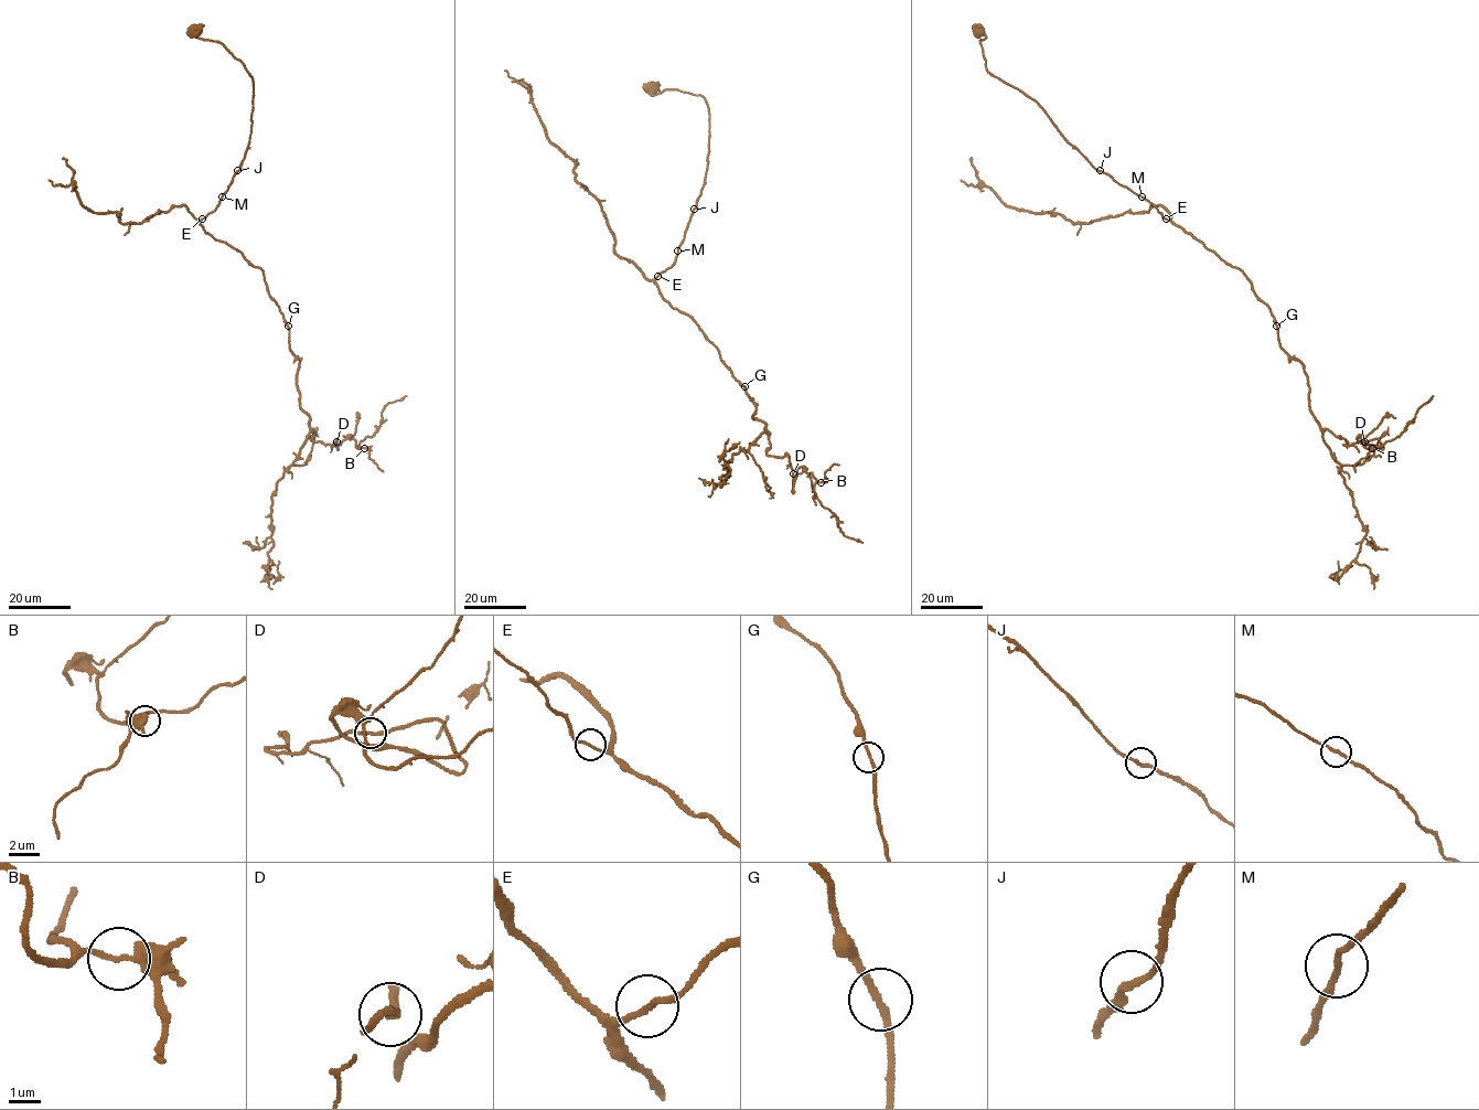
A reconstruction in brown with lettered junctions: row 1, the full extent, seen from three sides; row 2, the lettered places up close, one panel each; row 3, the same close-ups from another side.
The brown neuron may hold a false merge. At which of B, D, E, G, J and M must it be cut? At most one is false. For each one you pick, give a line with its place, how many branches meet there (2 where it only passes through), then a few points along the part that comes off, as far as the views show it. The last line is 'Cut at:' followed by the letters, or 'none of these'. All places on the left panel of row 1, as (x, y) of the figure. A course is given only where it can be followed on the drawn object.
Cut at: none of these

